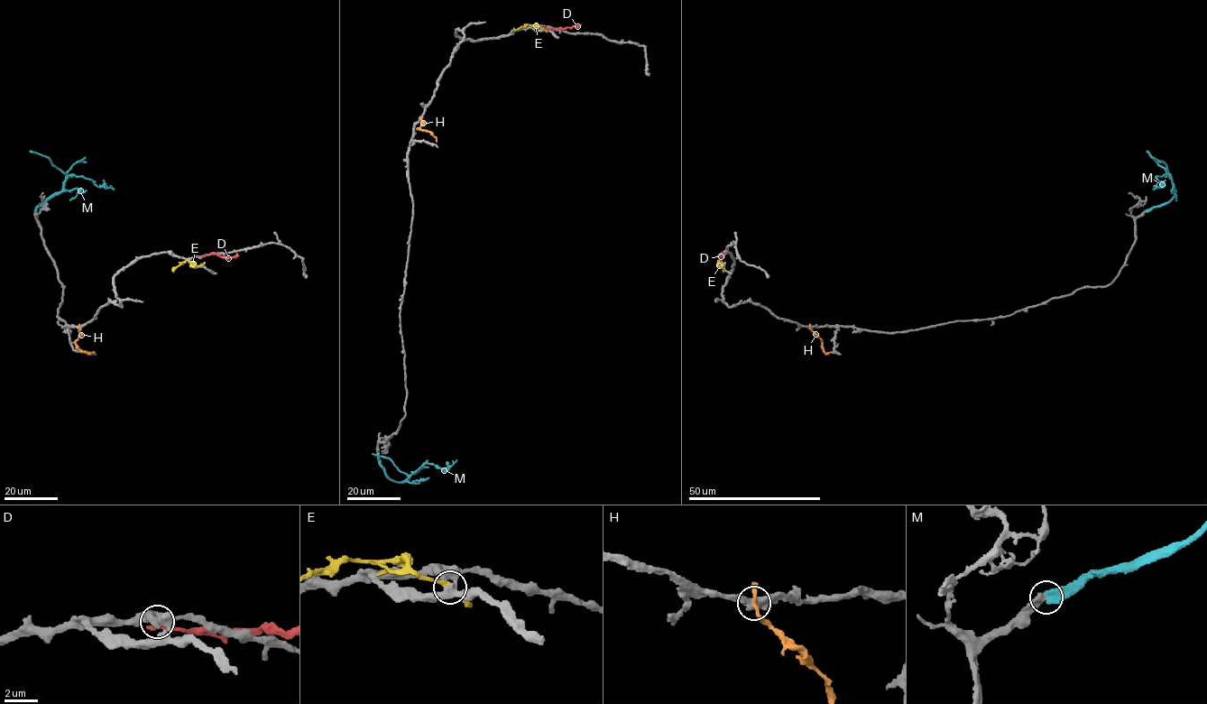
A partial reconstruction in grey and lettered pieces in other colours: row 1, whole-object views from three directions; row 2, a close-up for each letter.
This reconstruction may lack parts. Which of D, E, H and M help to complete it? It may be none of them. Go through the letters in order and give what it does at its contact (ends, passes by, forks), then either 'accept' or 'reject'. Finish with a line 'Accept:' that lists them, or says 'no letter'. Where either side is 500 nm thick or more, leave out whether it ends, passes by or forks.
D: reject
E: it passes by; reject
H: it ends; reject
M: accept
Accept: M

